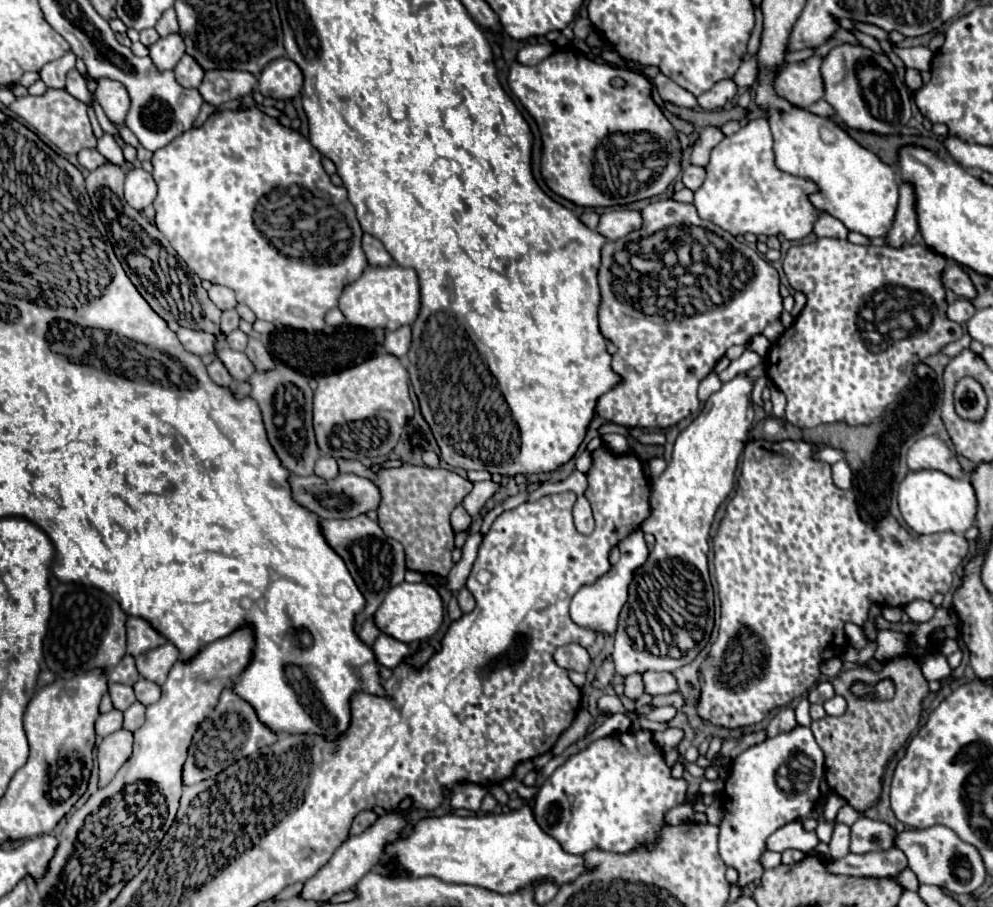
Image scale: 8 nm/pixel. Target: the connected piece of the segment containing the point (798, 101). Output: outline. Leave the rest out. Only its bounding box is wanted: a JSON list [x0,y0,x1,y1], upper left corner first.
[773,56,823,108]

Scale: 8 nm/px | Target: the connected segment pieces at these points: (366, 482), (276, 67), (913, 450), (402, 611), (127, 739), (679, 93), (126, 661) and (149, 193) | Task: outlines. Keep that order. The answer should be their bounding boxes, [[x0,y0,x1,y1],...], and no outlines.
[[291,474,381,518],[259,58,301,100],[907,436,963,478],[375,582,443,644],[97,728,133,788],[653,74,697,108],[107,656,139,686],[121,161,157,210]]

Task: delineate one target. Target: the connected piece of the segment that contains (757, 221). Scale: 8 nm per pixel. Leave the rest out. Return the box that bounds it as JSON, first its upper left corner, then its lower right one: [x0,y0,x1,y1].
[695,118,817,240]

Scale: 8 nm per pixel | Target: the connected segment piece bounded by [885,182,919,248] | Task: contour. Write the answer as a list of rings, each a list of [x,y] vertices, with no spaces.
[[[899,184],[899,204],[893,218],[889,232],[885,234],[885,244],[891,248],[901,248],[903,244],[911,242],[917,228],[917,214],[915,214],[915,196],[911,184]]]

